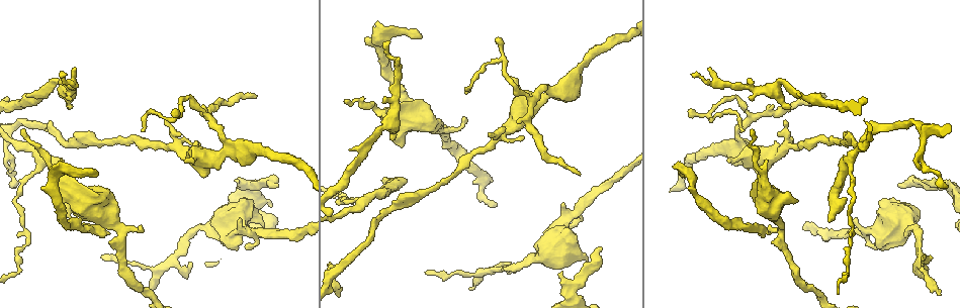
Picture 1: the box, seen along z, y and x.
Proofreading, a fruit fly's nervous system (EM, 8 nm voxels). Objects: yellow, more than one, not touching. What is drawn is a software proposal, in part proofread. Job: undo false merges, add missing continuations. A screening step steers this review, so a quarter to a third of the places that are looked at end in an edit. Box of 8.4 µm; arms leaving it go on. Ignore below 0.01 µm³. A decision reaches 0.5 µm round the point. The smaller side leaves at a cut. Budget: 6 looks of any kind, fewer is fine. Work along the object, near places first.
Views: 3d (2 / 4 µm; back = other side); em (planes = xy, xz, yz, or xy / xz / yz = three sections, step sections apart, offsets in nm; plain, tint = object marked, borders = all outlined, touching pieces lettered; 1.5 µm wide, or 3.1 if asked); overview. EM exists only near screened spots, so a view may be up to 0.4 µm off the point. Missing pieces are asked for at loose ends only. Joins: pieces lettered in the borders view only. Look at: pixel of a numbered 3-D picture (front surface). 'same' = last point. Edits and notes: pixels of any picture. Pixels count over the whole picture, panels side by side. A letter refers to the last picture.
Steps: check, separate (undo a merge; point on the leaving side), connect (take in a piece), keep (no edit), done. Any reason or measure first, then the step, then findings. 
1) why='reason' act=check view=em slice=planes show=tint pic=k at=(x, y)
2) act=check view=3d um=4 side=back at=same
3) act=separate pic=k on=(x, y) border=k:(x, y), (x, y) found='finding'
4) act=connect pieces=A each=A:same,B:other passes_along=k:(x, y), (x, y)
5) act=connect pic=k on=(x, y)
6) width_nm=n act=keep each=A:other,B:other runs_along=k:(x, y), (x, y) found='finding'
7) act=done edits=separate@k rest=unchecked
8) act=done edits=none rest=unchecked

why='free end' act=check view=em slice=xy step=8 show=tint pic=1 at=(399, 58)

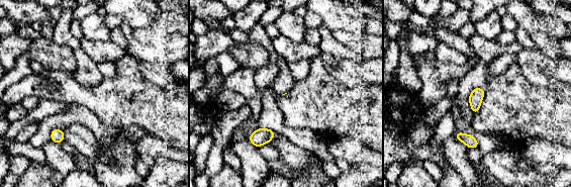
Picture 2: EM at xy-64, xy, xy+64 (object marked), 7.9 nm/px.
why='another direction' act=check view=em slice=yz step=4 show=borders at=same

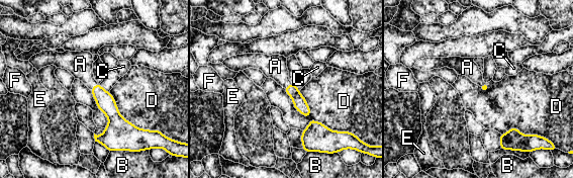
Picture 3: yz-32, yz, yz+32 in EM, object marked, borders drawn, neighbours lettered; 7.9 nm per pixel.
act=connect pieces=A each=A:same,B:other,C:other,D:other,E:other,F:other passes_along=3:(105, 102), (94, 86), (80, 64) found='it goes on there'

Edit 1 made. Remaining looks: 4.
why='redraw' act=check view=overview

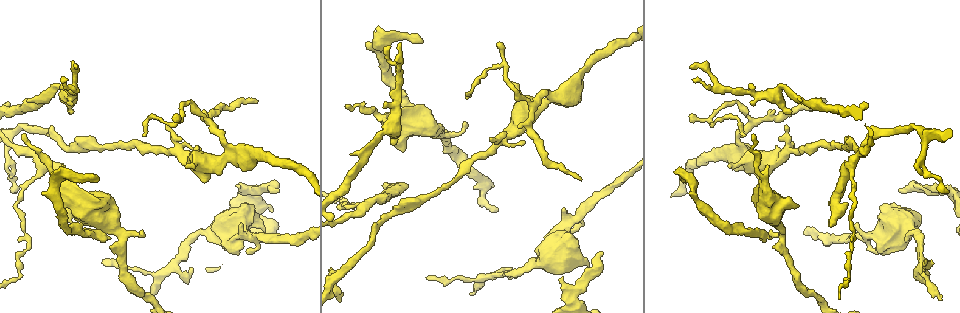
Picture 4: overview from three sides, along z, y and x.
why='thin end' act=check view=3d um=2 pic=4 at=(144, 134)

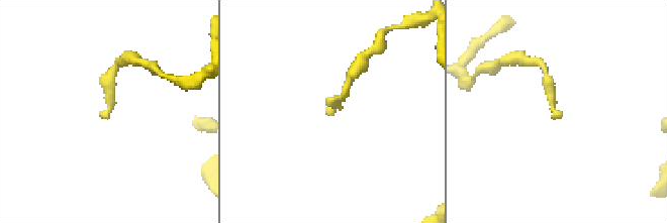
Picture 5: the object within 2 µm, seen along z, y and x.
why='shape alone is not enough' act=check view=em slice=planes show=plain pic=5 at=(332, 104)

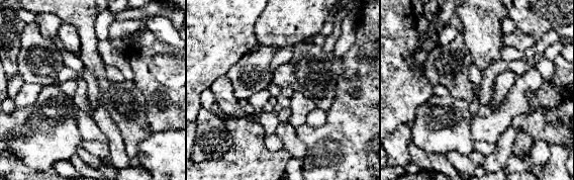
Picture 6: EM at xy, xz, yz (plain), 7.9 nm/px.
act=check view=em slice=planes show=borders at=same

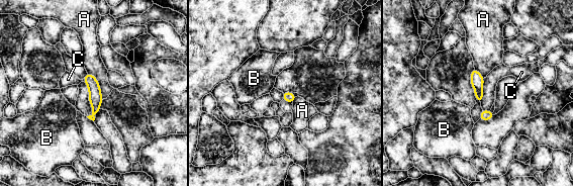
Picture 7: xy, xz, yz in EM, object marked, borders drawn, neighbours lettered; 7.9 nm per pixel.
width_nm=80 act=keep each=A:other,B:other,C:other runs_along=7:(88, 76), (95, 96), (92, 116) found='none of them fits'

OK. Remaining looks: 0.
act=done edits=connect@3 rest=unchecked

